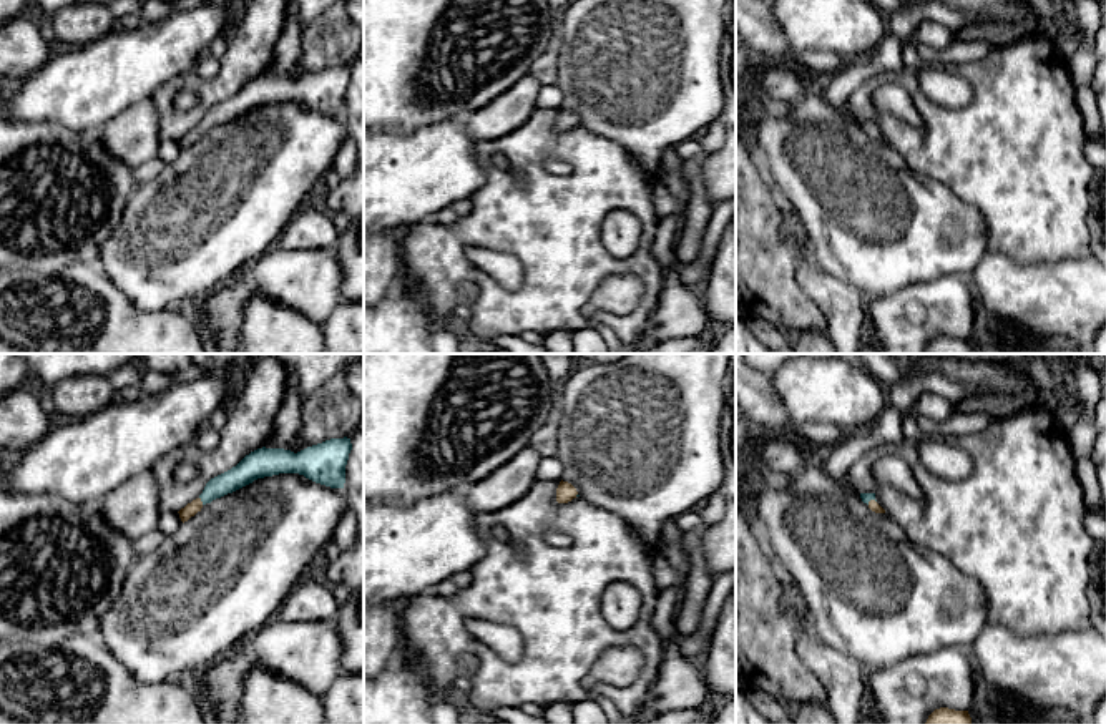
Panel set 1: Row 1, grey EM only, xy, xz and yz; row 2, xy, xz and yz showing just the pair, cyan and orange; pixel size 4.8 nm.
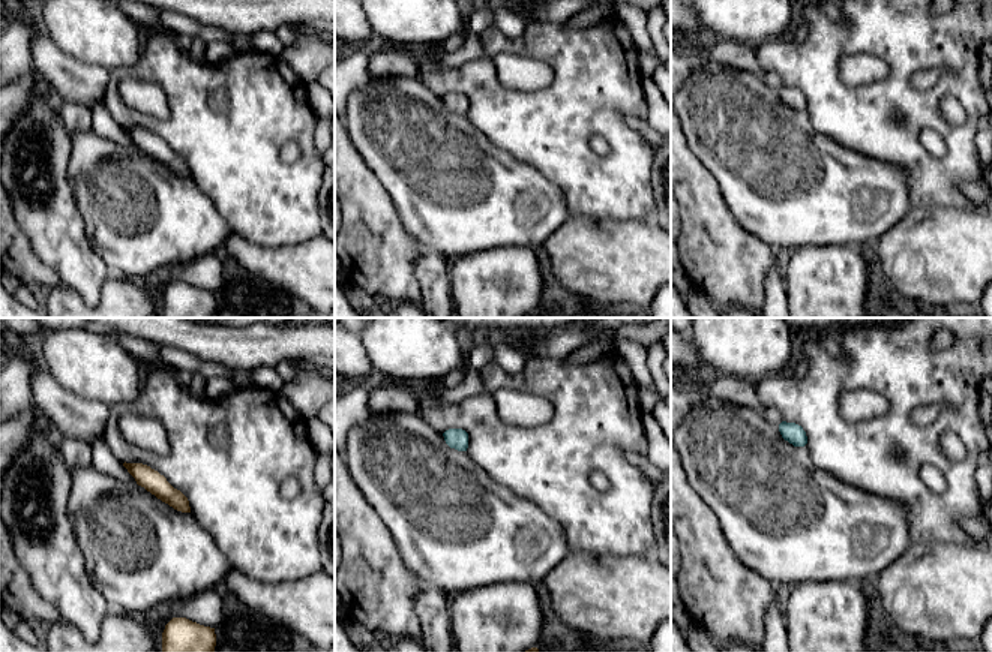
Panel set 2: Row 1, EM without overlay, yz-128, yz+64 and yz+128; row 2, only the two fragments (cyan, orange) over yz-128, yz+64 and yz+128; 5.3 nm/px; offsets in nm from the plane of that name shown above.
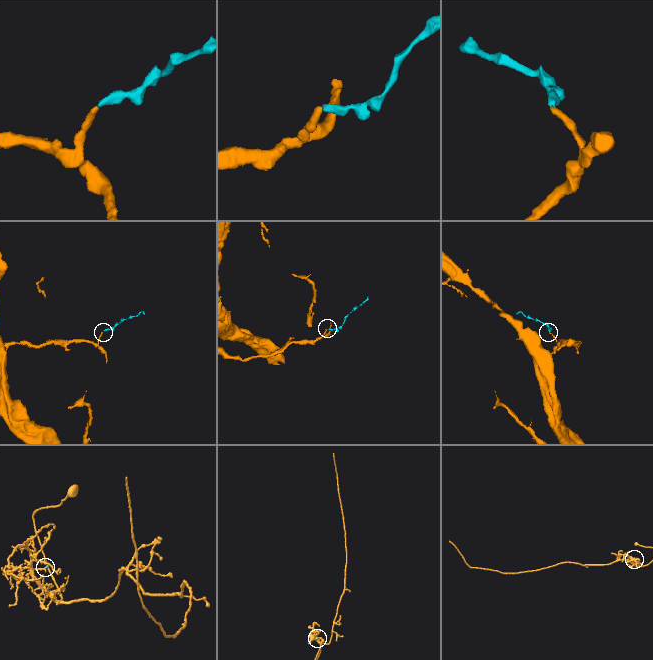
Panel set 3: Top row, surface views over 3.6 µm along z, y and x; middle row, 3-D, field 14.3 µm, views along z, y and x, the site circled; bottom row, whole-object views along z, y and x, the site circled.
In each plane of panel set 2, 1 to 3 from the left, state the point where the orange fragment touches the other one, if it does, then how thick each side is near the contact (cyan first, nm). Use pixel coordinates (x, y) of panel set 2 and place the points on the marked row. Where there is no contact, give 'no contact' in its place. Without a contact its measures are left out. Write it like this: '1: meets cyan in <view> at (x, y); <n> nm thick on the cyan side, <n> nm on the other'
1: no contact
2: no contact
3: no contact

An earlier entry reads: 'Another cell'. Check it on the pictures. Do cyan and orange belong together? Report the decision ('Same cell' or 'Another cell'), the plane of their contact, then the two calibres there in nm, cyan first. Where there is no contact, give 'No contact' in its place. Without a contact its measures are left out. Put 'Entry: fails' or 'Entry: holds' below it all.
Same cell. Touches cyan in xy. Thickness 110 nm (cyan) against 70 nm
Entry: fails

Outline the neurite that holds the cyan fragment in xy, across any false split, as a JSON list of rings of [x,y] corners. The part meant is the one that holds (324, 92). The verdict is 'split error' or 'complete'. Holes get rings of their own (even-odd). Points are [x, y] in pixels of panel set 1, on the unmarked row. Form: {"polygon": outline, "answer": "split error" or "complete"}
{"polygon": [[[347,65],[330,66],[297,81],[284,76],[257,76],[231,98],[211,106],[203,121],[178,139],[179,146],[184,151],[201,139],[206,131],[232,121],[257,106],[279,101],[299,101],[316,111],[344,116],[350,78],[352,71]]], "answer": "split error"}

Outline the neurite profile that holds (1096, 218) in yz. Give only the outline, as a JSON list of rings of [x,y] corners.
[[[1106,168],[1093,171],[1086,221],[1091,254],[1106,267]]]

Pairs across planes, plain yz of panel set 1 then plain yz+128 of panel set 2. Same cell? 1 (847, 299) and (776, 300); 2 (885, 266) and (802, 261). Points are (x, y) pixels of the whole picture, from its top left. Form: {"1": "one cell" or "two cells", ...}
{"1": "one cell", "2": "two cells"}

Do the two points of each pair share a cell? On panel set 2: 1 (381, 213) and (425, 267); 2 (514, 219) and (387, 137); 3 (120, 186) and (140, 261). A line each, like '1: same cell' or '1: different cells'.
1: different cells
2: same cell
3: same cell

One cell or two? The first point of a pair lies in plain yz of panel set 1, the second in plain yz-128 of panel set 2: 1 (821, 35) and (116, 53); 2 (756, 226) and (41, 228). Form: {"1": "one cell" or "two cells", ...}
{"1": "one cell", "2": "two cells"}

